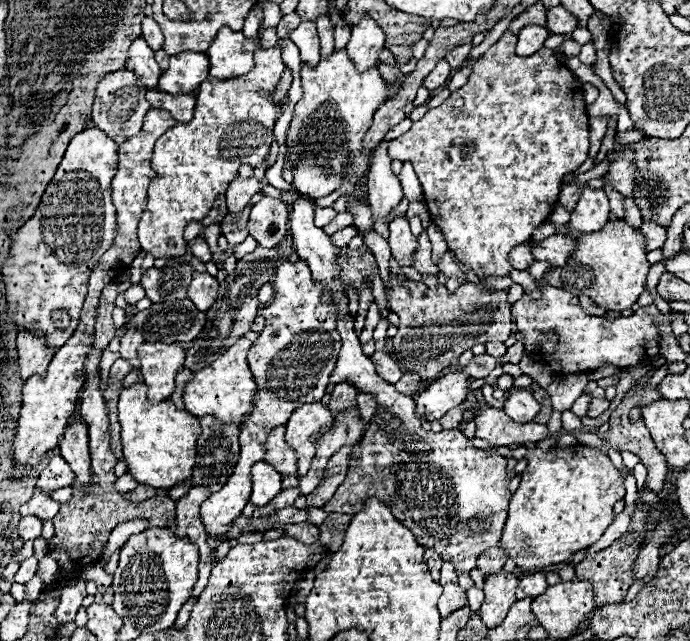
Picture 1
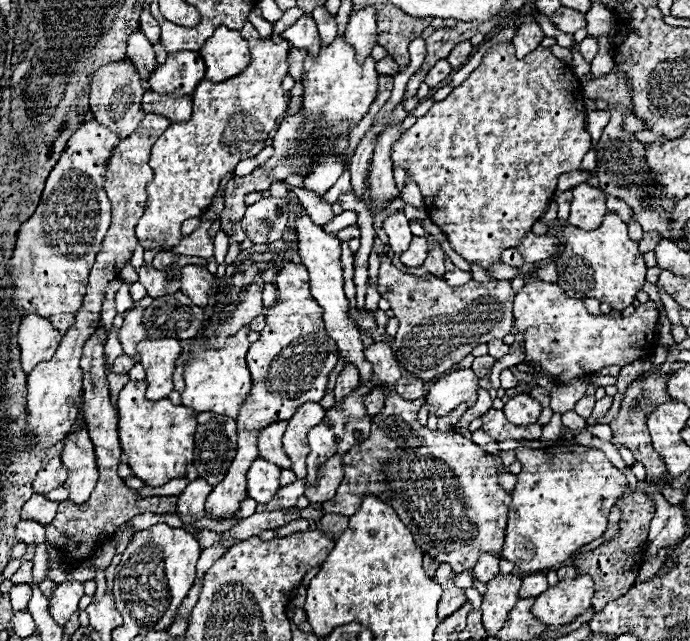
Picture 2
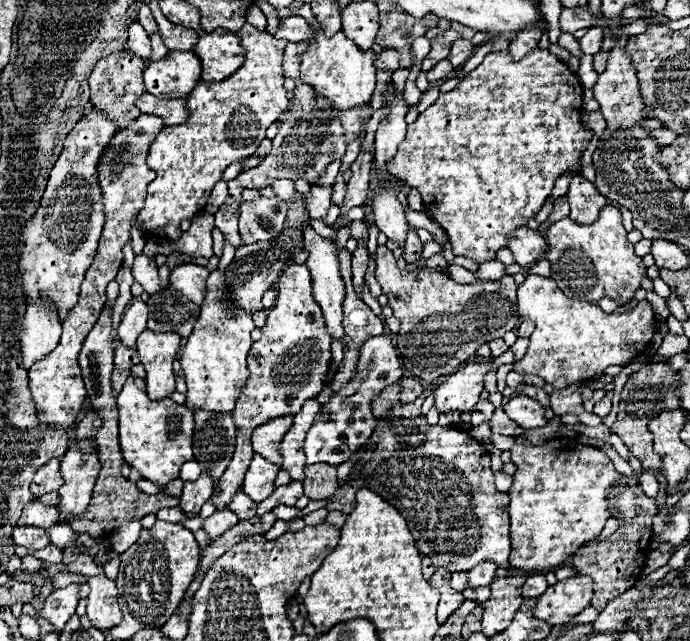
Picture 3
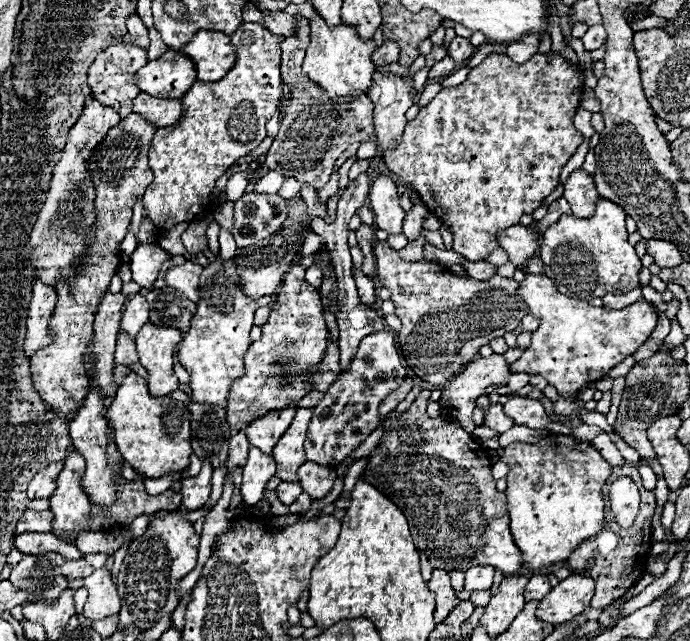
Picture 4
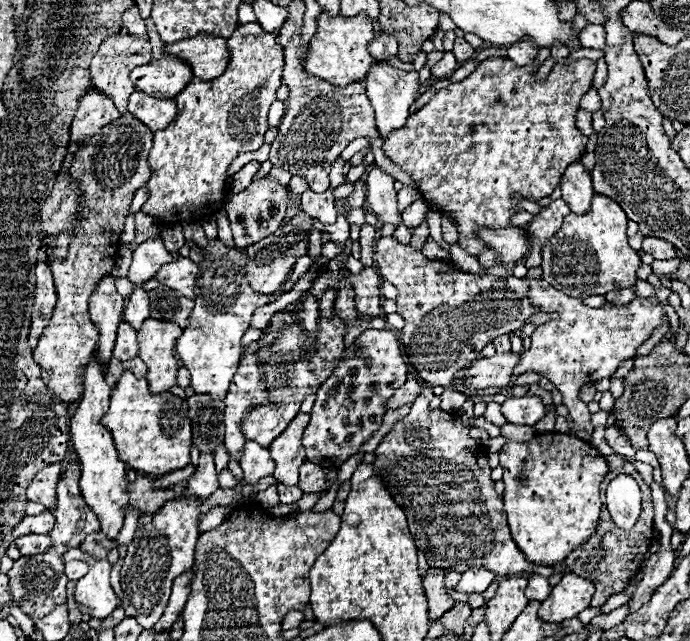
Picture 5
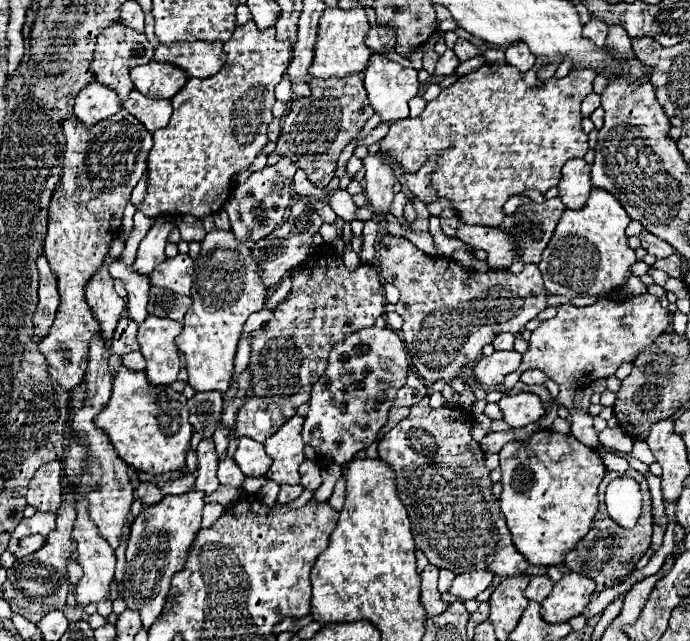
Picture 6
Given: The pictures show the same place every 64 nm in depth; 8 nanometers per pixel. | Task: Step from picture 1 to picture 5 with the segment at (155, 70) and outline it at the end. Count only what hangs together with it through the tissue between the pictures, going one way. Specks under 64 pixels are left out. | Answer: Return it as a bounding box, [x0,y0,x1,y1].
[122,6,148,38]

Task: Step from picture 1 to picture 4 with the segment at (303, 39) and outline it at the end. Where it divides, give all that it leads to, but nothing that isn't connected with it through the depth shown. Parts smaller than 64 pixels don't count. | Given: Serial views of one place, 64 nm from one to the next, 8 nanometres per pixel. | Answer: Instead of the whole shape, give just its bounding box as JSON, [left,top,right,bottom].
[262,12,296,36]

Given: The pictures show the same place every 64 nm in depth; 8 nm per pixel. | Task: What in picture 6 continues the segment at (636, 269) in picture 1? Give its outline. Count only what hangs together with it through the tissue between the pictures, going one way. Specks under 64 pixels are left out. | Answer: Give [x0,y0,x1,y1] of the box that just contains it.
[538,188,636,298]

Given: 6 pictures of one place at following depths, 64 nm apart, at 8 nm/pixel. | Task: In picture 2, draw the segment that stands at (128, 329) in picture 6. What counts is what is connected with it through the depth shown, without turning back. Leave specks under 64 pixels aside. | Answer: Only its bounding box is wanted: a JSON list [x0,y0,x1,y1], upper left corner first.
[112,354,136,374]

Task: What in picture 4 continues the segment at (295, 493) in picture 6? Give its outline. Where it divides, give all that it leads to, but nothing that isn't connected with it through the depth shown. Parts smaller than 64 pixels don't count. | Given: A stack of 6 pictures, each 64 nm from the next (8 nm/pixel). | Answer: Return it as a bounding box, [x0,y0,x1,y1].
[276,482,302,506]

